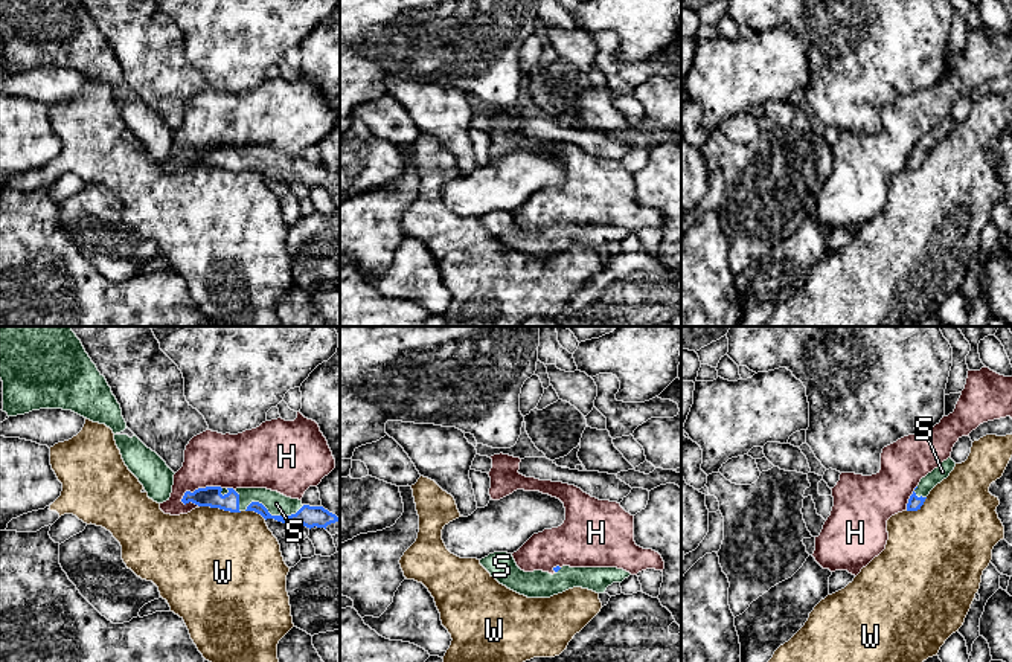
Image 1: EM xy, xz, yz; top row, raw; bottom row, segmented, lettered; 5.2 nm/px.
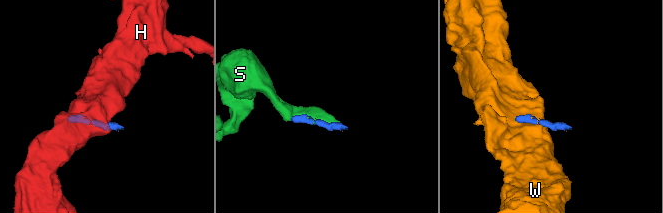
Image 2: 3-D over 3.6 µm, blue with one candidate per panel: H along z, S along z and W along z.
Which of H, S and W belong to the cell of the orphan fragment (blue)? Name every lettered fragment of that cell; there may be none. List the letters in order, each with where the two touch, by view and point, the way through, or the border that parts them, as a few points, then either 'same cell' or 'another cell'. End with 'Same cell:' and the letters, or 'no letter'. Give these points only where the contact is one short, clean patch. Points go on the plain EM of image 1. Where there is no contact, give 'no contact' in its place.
H: contact xy (198, 147); another cell
S: contact xy (273, 174); same cell
W: contact xy (221, 167); another cell
Same cell: S

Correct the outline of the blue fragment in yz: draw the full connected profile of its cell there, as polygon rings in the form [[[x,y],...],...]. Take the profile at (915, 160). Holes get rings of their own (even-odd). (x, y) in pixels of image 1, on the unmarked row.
[[[948,116],[937,127],[934,127],[931,131],[922,136],[918,146],[913,149],[913,153],[908,157],[907,169],[921,168],[930,149],[943,137],[946,137],[950,131],[954,128],[954,125],[956,121],[951,116]]]

